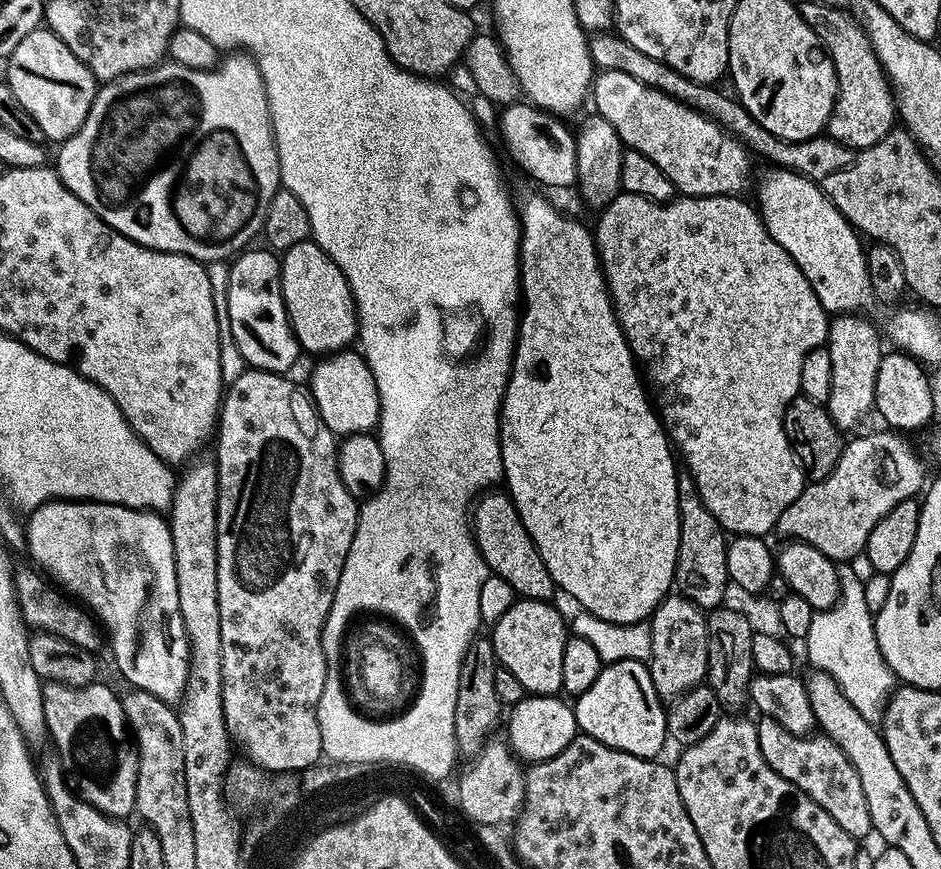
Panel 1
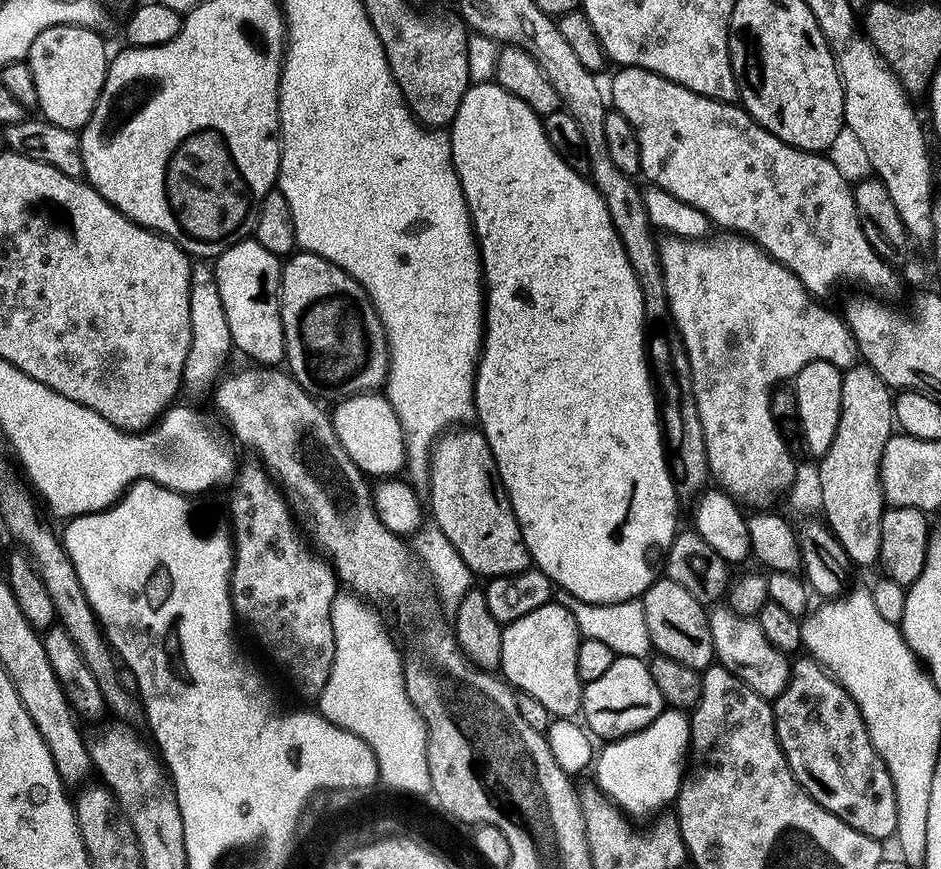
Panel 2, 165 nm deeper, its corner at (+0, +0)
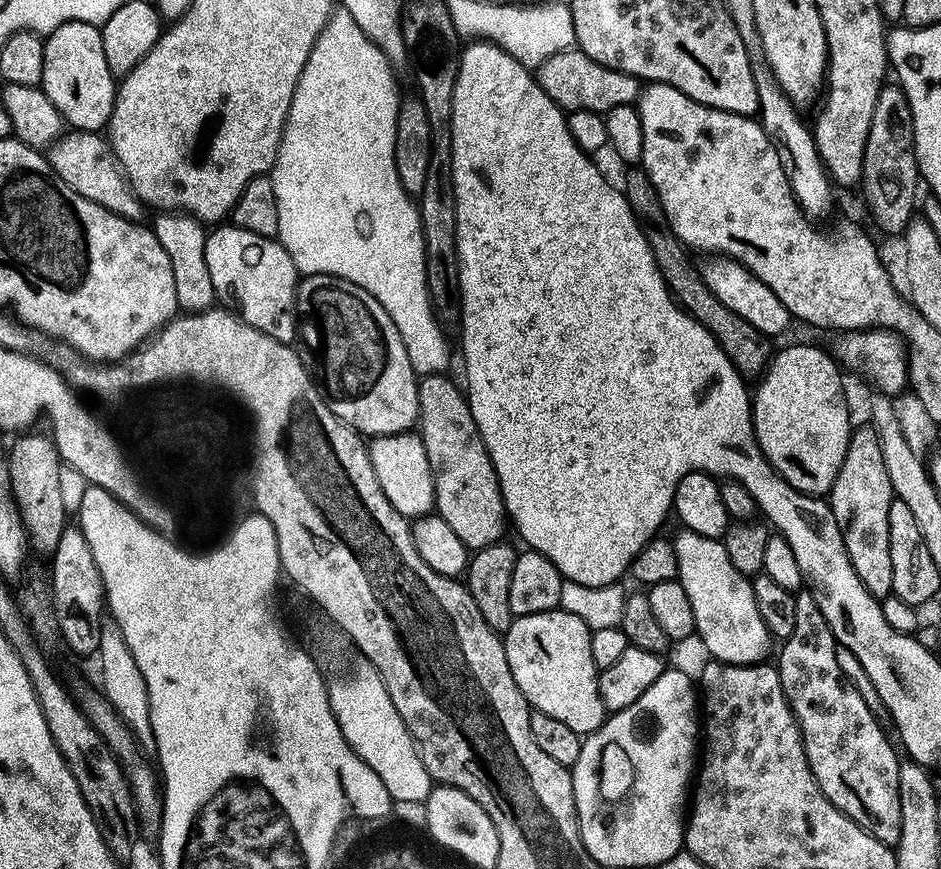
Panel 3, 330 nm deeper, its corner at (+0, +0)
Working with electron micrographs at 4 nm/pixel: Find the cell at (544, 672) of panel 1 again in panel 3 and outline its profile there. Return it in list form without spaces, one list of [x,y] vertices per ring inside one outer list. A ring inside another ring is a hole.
[[[563,610],[517,616],[502,636],[510,674],[529,705],[581,734],[597,732],[606,719],[600,677],[590,658],[591,637],[582,618]]]

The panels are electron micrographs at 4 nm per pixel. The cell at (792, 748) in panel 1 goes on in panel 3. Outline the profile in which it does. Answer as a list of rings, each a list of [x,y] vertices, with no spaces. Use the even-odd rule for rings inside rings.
[[[807,590],[796,592],[794,630],[790,638],[779,645],[780,681],[786,702],[794,714],[804,739],[804,749],[810,770],[826,798],[842,814],[846,814],[858,826],[862,826],[874,838],[884,844],[895,846],[899,842],[901,829],[901,811],[899,810],[898,776],[901,757],[896,757],[898,748],[895,743],[888,741],[882,725],[876,721],[877,713],[868,706],[862,694],[853,686],[842,666],[838,666],[836,657],[837,642],[830,626],[826,626],[826,618],[822,618],[822,610],[818,610],[818,602]]]

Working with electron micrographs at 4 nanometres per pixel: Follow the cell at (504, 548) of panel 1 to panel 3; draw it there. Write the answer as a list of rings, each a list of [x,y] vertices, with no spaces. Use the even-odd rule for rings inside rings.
[[[424,374],[419,377],[418,390],[418,406],[420,407],[418,421],[418,435],[420,441],[426,446],[426,458],[430,462],[430,474],[432,475],[432,491],[434,493],[434,512],[435,515],[442,518],[442,522],[446,522],[446,526],[450,526],[450,530],[454,530],[454,534],[458,534],[458,538],[464,547],[469,550],[477,550],[488,547],[499,541],[504,536],[504,524],[506,525],[506,513],[504,511],[504,499],[500,493],[500,483],[498,482],[498,474],[494,470],[494,462],[490,458],[490,454],[486,450],[486,442],[482,442],[482,434],[478,430],[478,426],[474,422],[474,414],[468,405],[468,397],[454,381],[448,377],[448,374]]]

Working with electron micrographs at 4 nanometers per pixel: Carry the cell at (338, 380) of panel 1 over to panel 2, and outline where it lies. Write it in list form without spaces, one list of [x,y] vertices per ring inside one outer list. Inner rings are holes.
[[[360,392],[356,396],[345,396],[339,401],[336,409],[331,409],[334,434],[338,434],[338,442],[346,454],[350,454],[353,462],[372,478],[392,478],[403,473],[406,468],[404,454],[404,435],[402,422],[398,422],[398,414],[394,414],[394,406],[390,406],[387,395],[375,392]]]

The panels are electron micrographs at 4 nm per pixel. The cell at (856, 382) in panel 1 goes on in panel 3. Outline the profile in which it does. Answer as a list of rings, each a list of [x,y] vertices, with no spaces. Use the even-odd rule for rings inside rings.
[[[865,426],[857,432],[855,429],[849,435],[846,458],[826,499],[840,527],[850,566],[854,566],[854,574],[858,574],[862,586],[873,593],[879,592],[880,588],[881,597],[892,595],[894,565],[890,563],[890,506],[894,495],[882,458],[879,434],[873,427]]]

